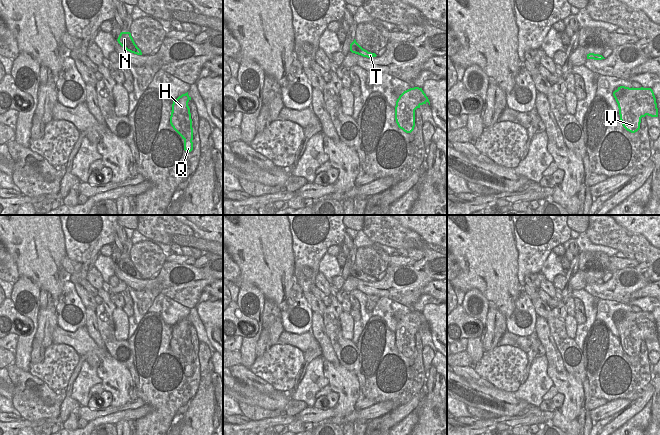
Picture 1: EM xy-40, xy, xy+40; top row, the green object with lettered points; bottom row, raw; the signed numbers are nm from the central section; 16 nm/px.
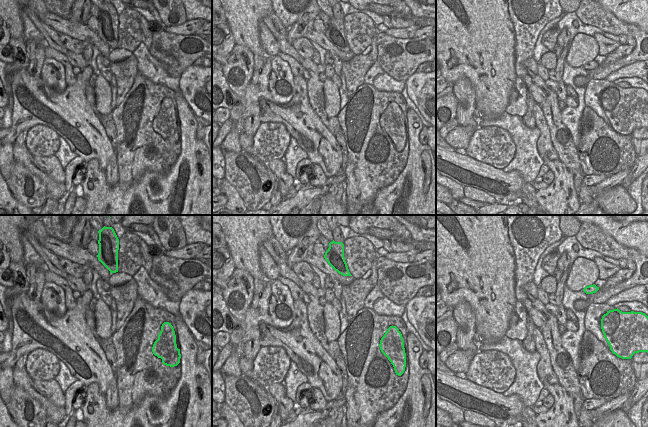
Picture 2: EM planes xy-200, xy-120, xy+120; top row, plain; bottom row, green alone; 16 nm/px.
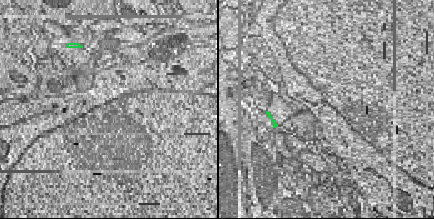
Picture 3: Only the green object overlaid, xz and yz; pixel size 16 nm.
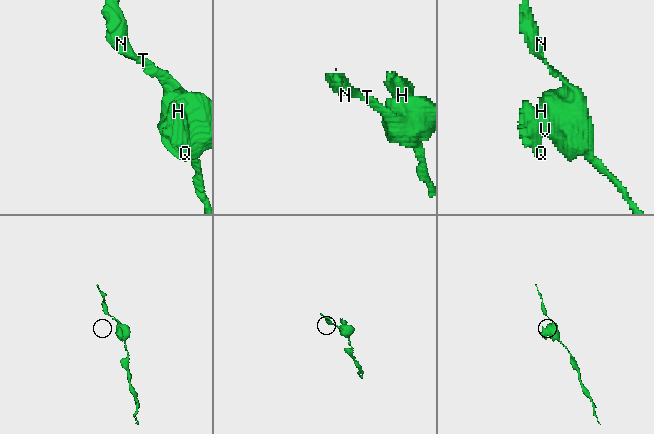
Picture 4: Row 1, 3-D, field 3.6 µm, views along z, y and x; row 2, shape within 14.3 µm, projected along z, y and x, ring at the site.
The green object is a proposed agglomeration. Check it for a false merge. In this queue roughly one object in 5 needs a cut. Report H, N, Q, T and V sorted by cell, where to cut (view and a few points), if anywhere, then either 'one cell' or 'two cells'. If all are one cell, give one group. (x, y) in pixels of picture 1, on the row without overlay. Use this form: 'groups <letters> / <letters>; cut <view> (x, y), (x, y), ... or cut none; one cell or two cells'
groups H N Q T V; cut none; one cell

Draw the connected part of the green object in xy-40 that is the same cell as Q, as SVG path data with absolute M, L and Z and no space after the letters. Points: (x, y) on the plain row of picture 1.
M188 316L174 324L170 340L170 348L184 364L184 374L186 376L191 376L193 374L192 343L188 330L190 324L191 321L188 319Z

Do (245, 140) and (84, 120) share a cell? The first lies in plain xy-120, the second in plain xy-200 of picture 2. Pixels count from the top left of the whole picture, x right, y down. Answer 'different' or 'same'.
different

